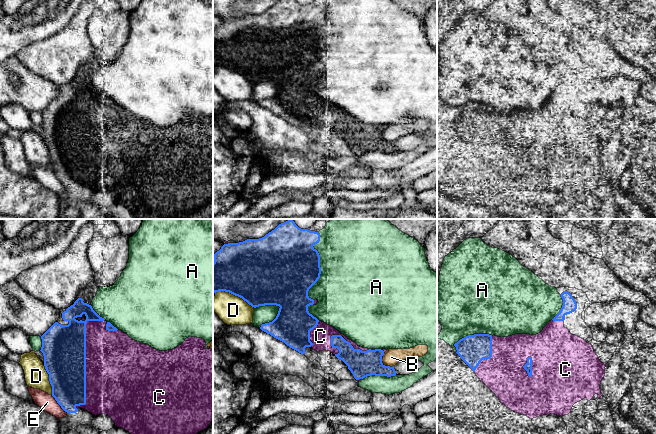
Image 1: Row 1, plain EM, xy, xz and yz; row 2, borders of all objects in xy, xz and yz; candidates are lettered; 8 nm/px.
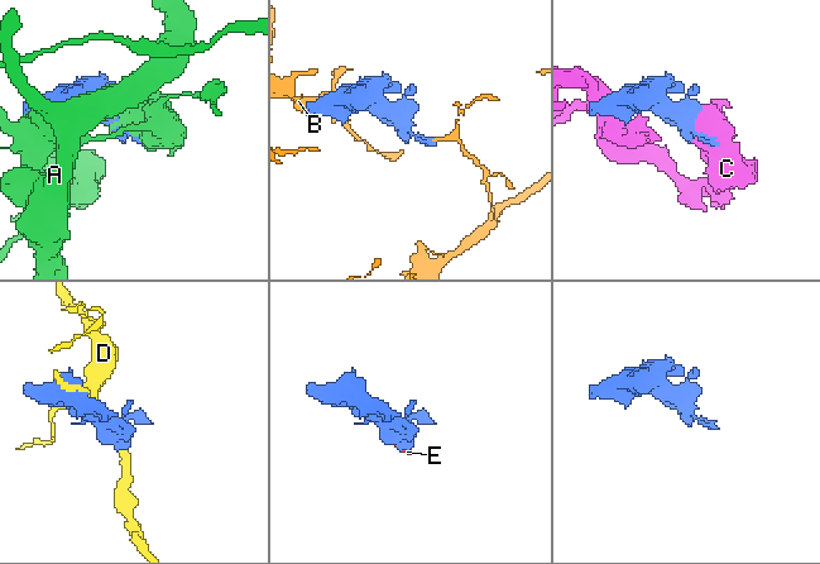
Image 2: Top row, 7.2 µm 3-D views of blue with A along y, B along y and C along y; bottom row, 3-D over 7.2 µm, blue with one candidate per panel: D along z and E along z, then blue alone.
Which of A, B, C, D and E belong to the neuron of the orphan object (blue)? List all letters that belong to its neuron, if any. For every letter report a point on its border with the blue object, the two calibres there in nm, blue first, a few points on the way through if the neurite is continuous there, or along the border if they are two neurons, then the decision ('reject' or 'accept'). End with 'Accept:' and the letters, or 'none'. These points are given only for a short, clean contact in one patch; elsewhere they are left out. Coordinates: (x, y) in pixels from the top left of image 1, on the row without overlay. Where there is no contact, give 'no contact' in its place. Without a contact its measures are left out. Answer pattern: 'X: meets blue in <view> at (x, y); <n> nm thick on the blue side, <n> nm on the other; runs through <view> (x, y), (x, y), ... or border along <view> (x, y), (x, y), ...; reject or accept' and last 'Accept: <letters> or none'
A: meets blue in xz at (319, 42); 500 nm thick on the blue side, 480 nm on the other; reject
B: meets blue in xz at (388, 142); 200 nm thick on the blue side, 140 nm on the other; border along xz (382, 139), (393, 142); reject
C: meets blue in xy at (85, 136); 360 nm thick on the blue side, 480 nm on the other; accept
D: meets blue in xz at (235, 71); 480 nm thick on the blue side, 240 nm on the other; reject
E: meets blue in xy at (58, 179); 300 nm thick on the blue side, 130 nm on the other; reject
Accept: C

